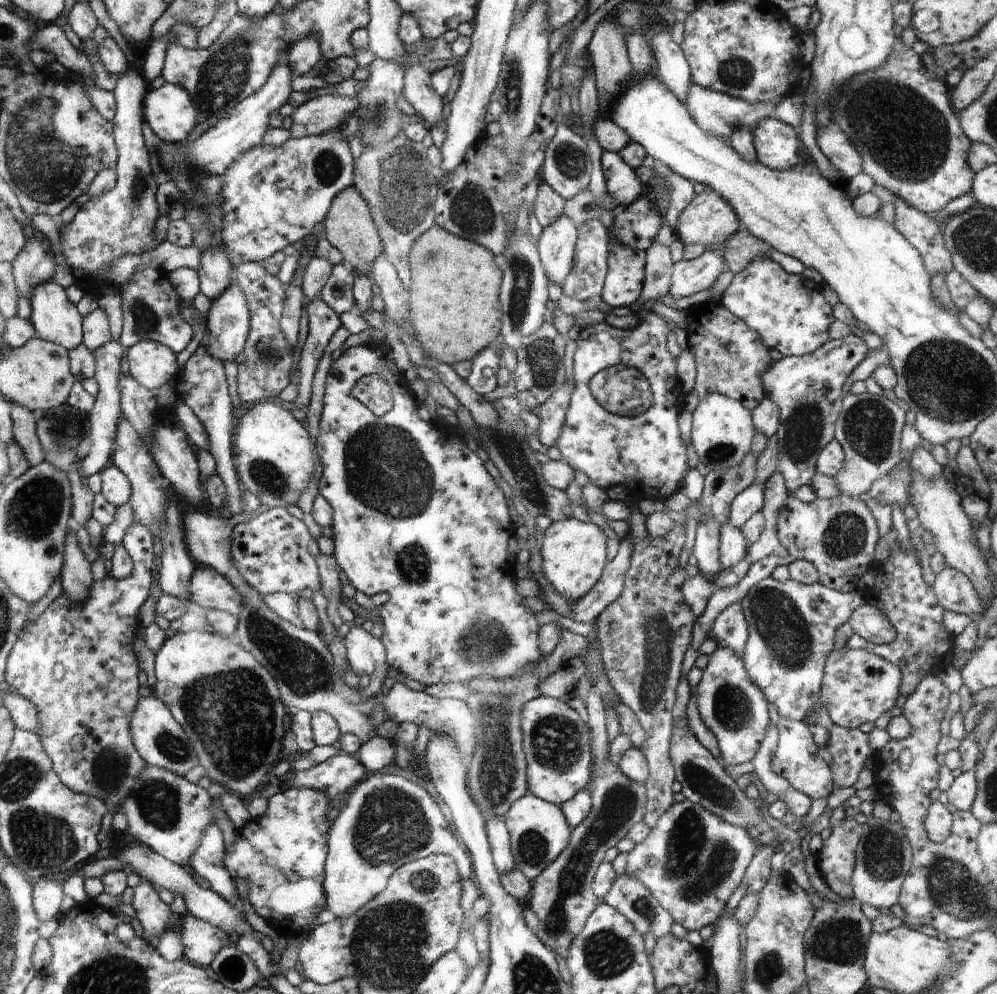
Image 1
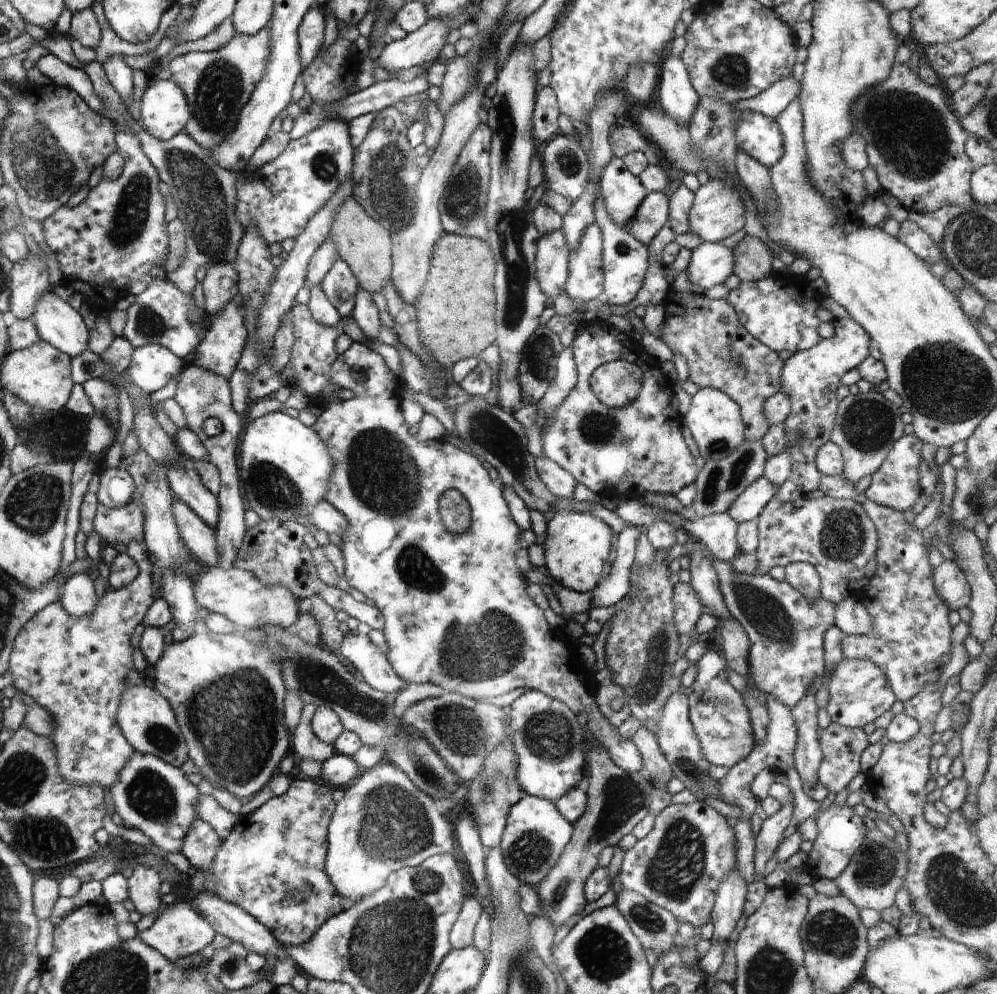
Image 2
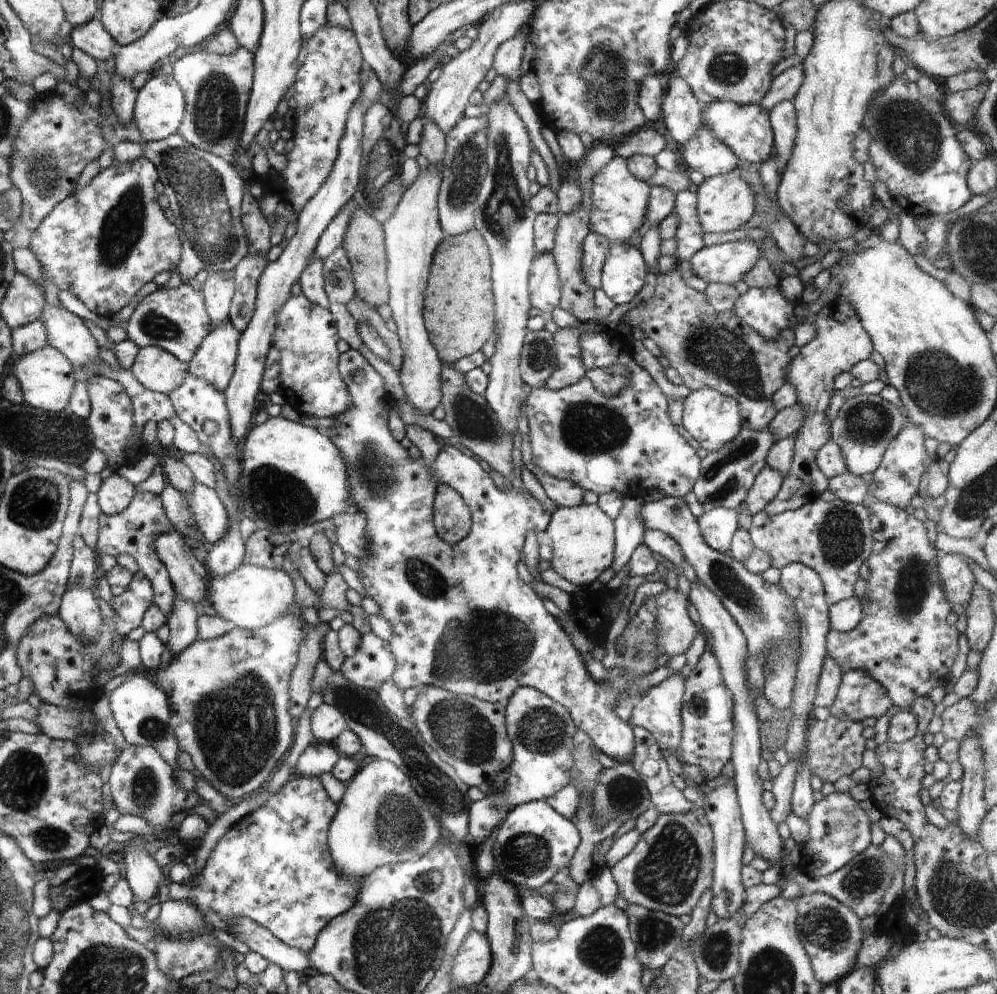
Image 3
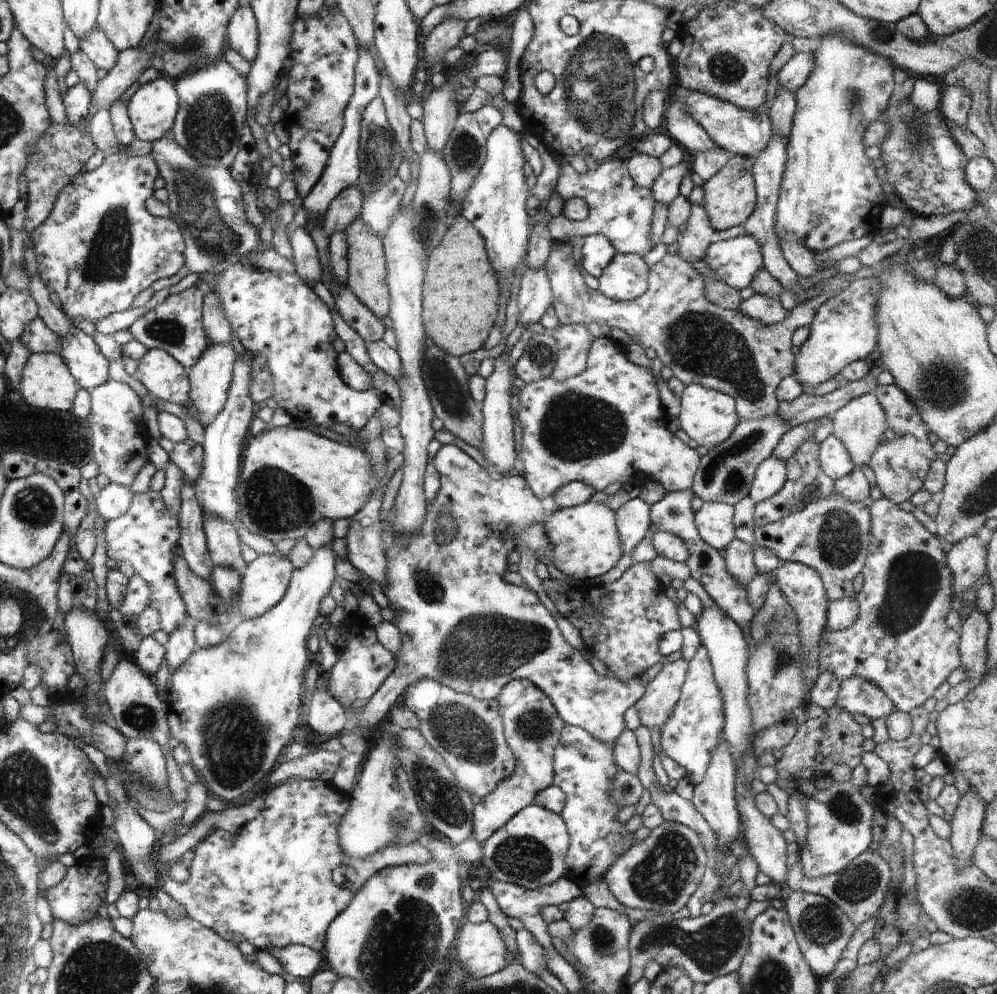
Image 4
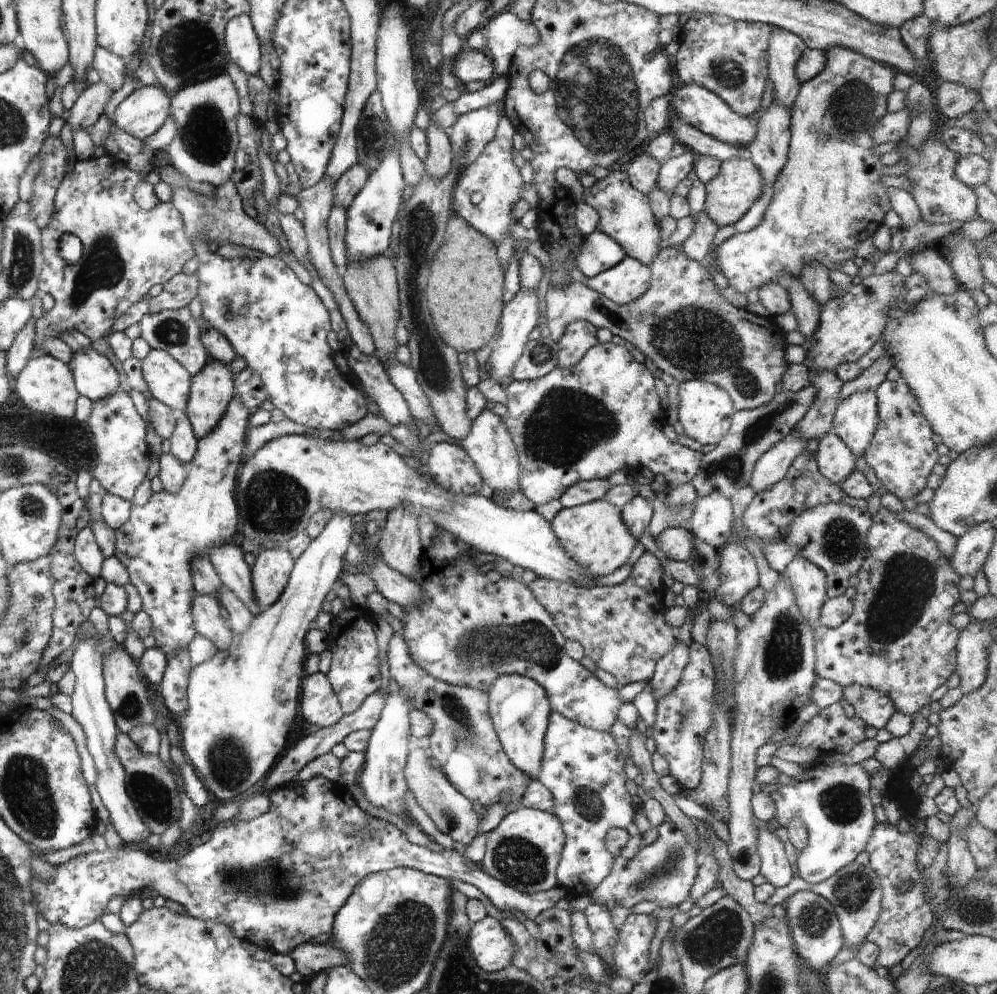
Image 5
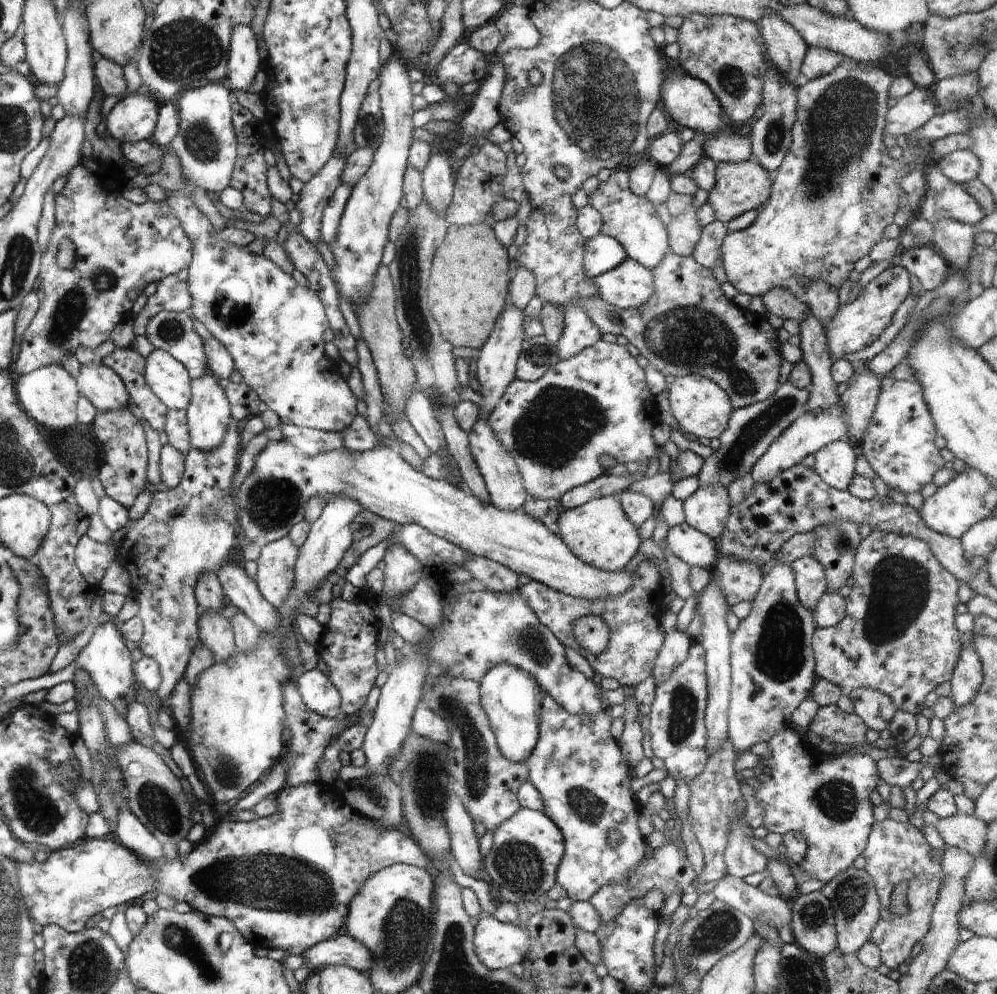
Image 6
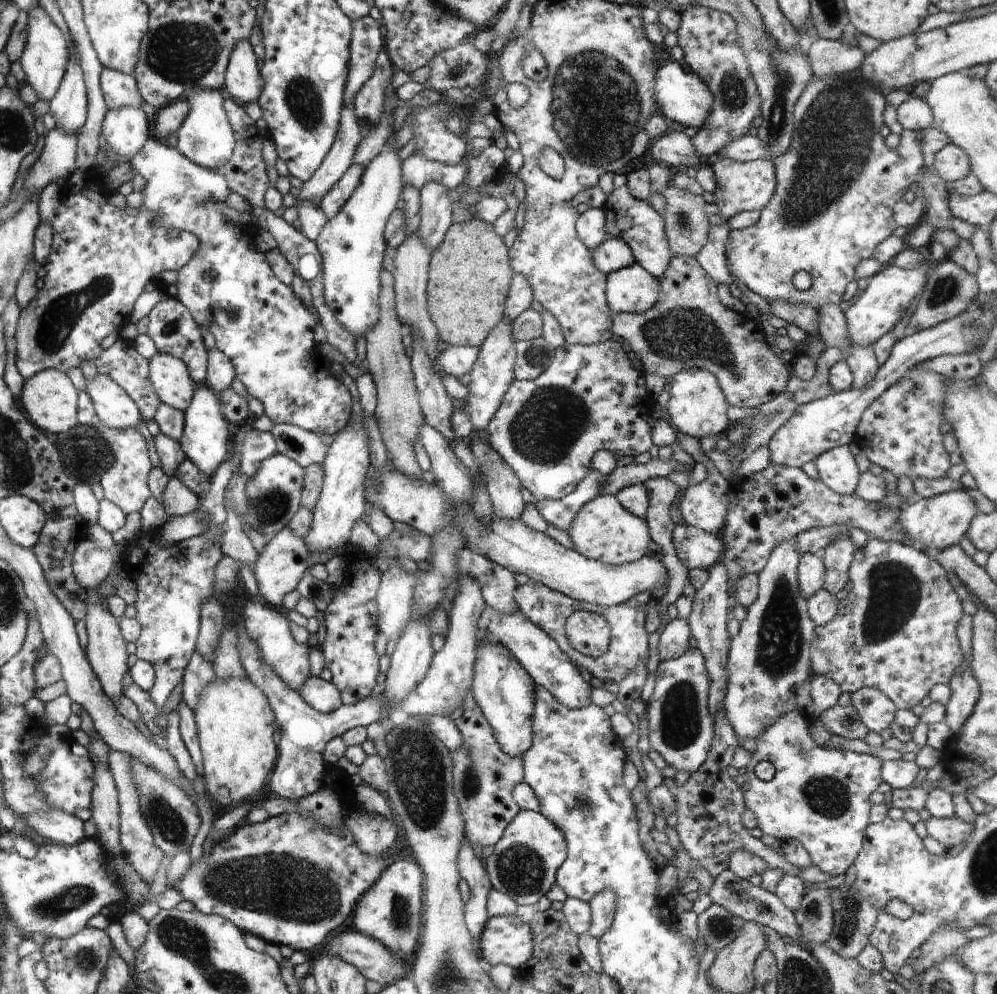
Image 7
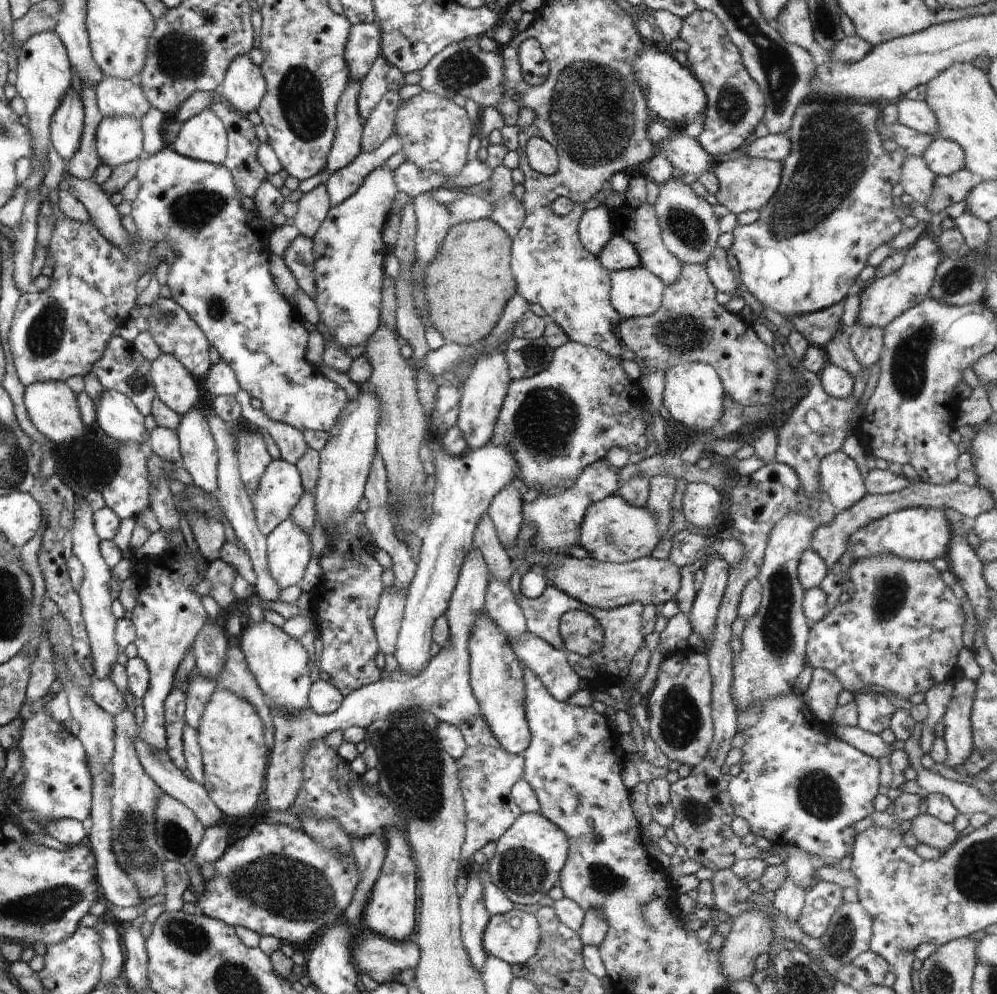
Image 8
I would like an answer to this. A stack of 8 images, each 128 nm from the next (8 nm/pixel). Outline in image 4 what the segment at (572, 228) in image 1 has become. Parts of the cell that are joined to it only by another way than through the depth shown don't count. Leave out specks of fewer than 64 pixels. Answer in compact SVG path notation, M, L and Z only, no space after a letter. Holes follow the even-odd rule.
M528 267L520 280L518 290L518 329L525 324L540 322L549 306L553 304L553 290L544 267Z

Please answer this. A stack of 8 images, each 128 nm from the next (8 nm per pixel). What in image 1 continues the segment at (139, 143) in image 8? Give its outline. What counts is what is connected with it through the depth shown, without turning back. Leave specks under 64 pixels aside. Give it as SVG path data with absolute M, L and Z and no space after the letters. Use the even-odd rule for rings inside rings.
M166 82L144 98L146 123L164 143L178 145L196 125L196 110L184 88Z

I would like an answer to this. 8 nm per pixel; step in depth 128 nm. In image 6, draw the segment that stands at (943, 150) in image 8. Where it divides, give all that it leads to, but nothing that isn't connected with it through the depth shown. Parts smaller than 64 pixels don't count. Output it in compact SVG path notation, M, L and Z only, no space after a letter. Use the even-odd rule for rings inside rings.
M970 150L950 152L935 161L940 166L942 174L956 184L965 184L978 177L980 162Z

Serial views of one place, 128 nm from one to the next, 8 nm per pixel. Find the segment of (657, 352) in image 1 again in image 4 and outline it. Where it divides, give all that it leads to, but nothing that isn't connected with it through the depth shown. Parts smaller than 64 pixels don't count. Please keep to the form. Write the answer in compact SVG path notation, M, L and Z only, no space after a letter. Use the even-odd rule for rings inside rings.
M607 336L595 338L592 341L587 354L586 370L583 370L579 375L562 381L561 383L548 377L547 379L531 382L526 386L522 386L520 389L516 389L514 398L520 402L520 409L516 409L514 414L517 414L516 418L519 419L518 421L520 421L522 426L522 449L520 450L518 458L521 458L522 462L524 462L523 477L531 488L531 491L542 500L547 496L552 496L561 486L572 481L580 481L589 484L597 492L604 491L605 488L608 488L608 486L614 484L614 482L620 482L622 486L624 484L633 484L632 480L634 480L636 476L648 476L652 481L662 484L666 493L690 489L693 485L695 472L698 470L701 457L698 455L696 449L684 444L668 429L668 420L666 419L668 414L660 401L656 382L650 370L628 361L624 348L613 338Z

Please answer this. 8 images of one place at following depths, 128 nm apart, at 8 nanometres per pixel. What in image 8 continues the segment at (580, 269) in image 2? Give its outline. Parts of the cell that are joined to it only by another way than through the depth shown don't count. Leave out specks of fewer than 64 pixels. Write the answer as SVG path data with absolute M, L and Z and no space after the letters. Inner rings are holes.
M616 233L612 240L602 248L598 258L602 266L609 272L641 266L640 256L636 252L636 248L619 233Z

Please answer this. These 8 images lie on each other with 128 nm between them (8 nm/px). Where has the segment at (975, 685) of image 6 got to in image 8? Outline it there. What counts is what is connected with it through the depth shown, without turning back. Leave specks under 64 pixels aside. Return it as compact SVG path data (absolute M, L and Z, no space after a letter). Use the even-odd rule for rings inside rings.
M962 676L953 686L953 696L942 723L946 764L950 768L963 764L973 752L970 714L976 694L975 682Z

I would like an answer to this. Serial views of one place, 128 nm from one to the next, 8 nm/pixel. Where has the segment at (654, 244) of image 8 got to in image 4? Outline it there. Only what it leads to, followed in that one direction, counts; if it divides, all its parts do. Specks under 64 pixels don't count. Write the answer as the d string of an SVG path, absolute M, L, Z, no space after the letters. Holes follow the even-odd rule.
M551 154L561 172L556 182L563 200L580 197L589 206L589 213L581 221L554 218L548 228L554 241L575 236L604 235L618 253L645 256L652 248L650 231L655 200L651 189L638 186L630 176L627 161L619 159L599 162L598 168L578 174L562 156Z

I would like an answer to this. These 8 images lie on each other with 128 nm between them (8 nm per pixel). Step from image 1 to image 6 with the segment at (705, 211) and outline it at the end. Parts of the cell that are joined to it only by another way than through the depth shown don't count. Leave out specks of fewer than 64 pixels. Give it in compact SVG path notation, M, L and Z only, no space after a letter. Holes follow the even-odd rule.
M753 155L742 163L718 163L715 167L714 188L709 192L708 201L714 210L715 220L726 225L746 212L764 207L770 199L772 182L768 170Z

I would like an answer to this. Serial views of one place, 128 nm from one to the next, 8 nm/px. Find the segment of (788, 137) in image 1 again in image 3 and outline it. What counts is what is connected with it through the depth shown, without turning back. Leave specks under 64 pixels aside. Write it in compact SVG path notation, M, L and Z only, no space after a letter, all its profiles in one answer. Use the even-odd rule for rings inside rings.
M714 101L703 106L702 124L713 130L713 136L723 140L740 162L762 164L776 154L774 133L766 109L759 104L739 105L730 101Z

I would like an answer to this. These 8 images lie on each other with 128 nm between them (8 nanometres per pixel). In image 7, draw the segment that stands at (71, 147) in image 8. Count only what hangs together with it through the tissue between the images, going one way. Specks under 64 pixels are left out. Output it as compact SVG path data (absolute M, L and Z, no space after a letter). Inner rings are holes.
M75 55L68 60L64 80L56 96L50 101L50 112L56 120L56 128L76 135L86 123L89 113L87 107L86 84L82 76L80 60Z

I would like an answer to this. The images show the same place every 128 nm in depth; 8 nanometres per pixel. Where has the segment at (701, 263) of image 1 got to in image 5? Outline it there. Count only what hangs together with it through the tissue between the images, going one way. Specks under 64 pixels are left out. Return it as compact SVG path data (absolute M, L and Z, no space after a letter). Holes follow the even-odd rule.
M829 48L825 53L826 66L822 69L822 72L818 73L818 76L801 83L797 97L795 98L795 103L791 108L791 139L789 142L787 161L784 168L777 174L774 185L775 195L765 210L762 222L747 233L735 233L722 244L714 248L712 247L713 254L710 254L709 260L711 262L715 261L715 264L720 267L722 274L724 274L726 280L728 280L729 286L738 292L746 294L748 291L754 289L759 290L761 284L772 279L778 280L779 276L784 271L794 273L798 277L802 266L810 261L818 261L828 270L834 270L835 268L840 270L840 264L844 264L846 260L855 258L855 252L859 243L873 237L876 230L884 224L887 212L892 209L886 188L887 181L885 175L882 173L882 167L884 165L880 163L880 155L874 154L873 147L876 146L876 144L875 141L871 139L871 130L876 126L878 120L887 113L886 98L890 92L895 90L893 82L896 76L896 70L890 68L890 66L884 66L881 62L871 59L870 57L861 56L860 53L847 48Z

